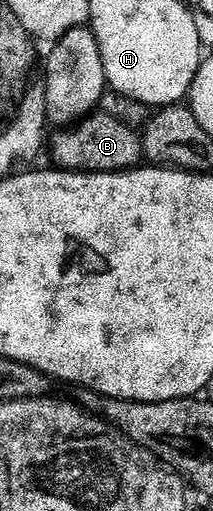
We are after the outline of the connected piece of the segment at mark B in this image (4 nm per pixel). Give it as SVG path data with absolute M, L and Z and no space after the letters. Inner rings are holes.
M95 113L87 115L77 125L69 129L62 129L57 132L58 136L53 136L52 142L48 147L48 155L54 158L53 166L64 171L85 171L89 174L112 173L113 171L132 171L143 162L144 152L142 149L142 136L135 128L123 125L116 121L108 113Z

